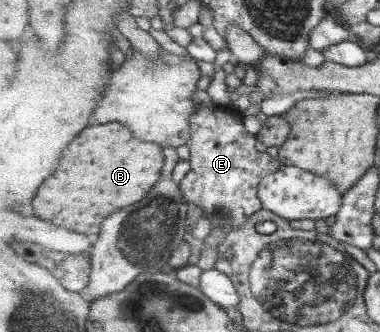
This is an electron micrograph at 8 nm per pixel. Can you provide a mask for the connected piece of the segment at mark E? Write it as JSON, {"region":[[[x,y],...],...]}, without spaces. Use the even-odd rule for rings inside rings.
{"region":[[[209,105],[206,108],[198,109],[190,119],[191,122],[191,139],[187,142],[187,146],[190,150],[190,167],[191,169],[185,174],[185,177],[180,182],[181,192],[183,193],[183,198],[188,203],[195,204],[198,208],[201,208],[202,215],[205,216],[209,222],[211,223],[211,228],[214,230],[220,230],[220,228],[225,228],[225,232],[230,233],[233,230],[238,230],[242,228],[246,224],[246,221],[249,220],[253,214],[256,214],[259,210],[263,209],[263,202],[259,194],[259,186],[264,178],[269,176],[270,174],[274,174],[277,170],[280,170],[280,167],[283,164],[280,162],[278,156],[270,156],[270,154],[266,153],[266,151],[261,147],[260,140],[258,135],[250,134],[248,130],[246,130],[246,126],[244,126],[244,115],[242,112],[237,110],[235,107],[229,106],[225,109],[218,108],[216,105]]]}

